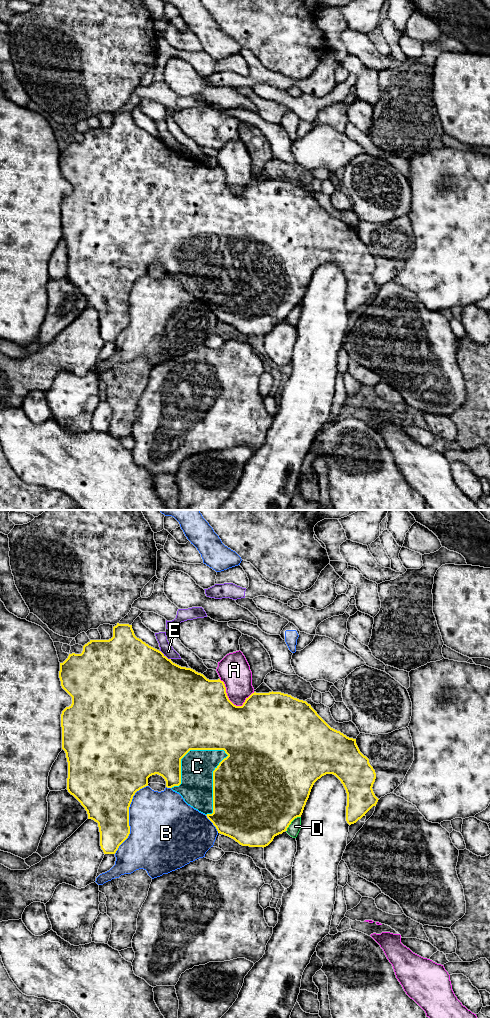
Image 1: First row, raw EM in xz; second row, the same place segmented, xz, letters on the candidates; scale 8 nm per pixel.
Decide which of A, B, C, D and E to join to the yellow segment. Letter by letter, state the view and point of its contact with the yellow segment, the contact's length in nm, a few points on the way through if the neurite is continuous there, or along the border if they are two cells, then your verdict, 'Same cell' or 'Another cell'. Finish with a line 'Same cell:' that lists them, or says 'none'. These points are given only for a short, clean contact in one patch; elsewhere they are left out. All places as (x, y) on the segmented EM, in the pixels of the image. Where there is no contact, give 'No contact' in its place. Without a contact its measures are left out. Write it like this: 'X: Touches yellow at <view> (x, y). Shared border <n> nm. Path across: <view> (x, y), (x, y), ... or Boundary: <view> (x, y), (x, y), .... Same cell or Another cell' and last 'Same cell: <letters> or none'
A: Touches yellow at xz (231, 702). Shared border 300 nm. Another cell
B: Touches yellow at xz (128, 817). Shared border 600 nm. Another cell
C: Touches yellow at xz (213, 784). Shared border 550 nm. Same cell
D: Touches yellow at xz (291, 821). Shared border 170 nm. Another cell
E: Touches yellow at xz (165, 656). Shared border 120 nm. Another cell
Same cell: C

